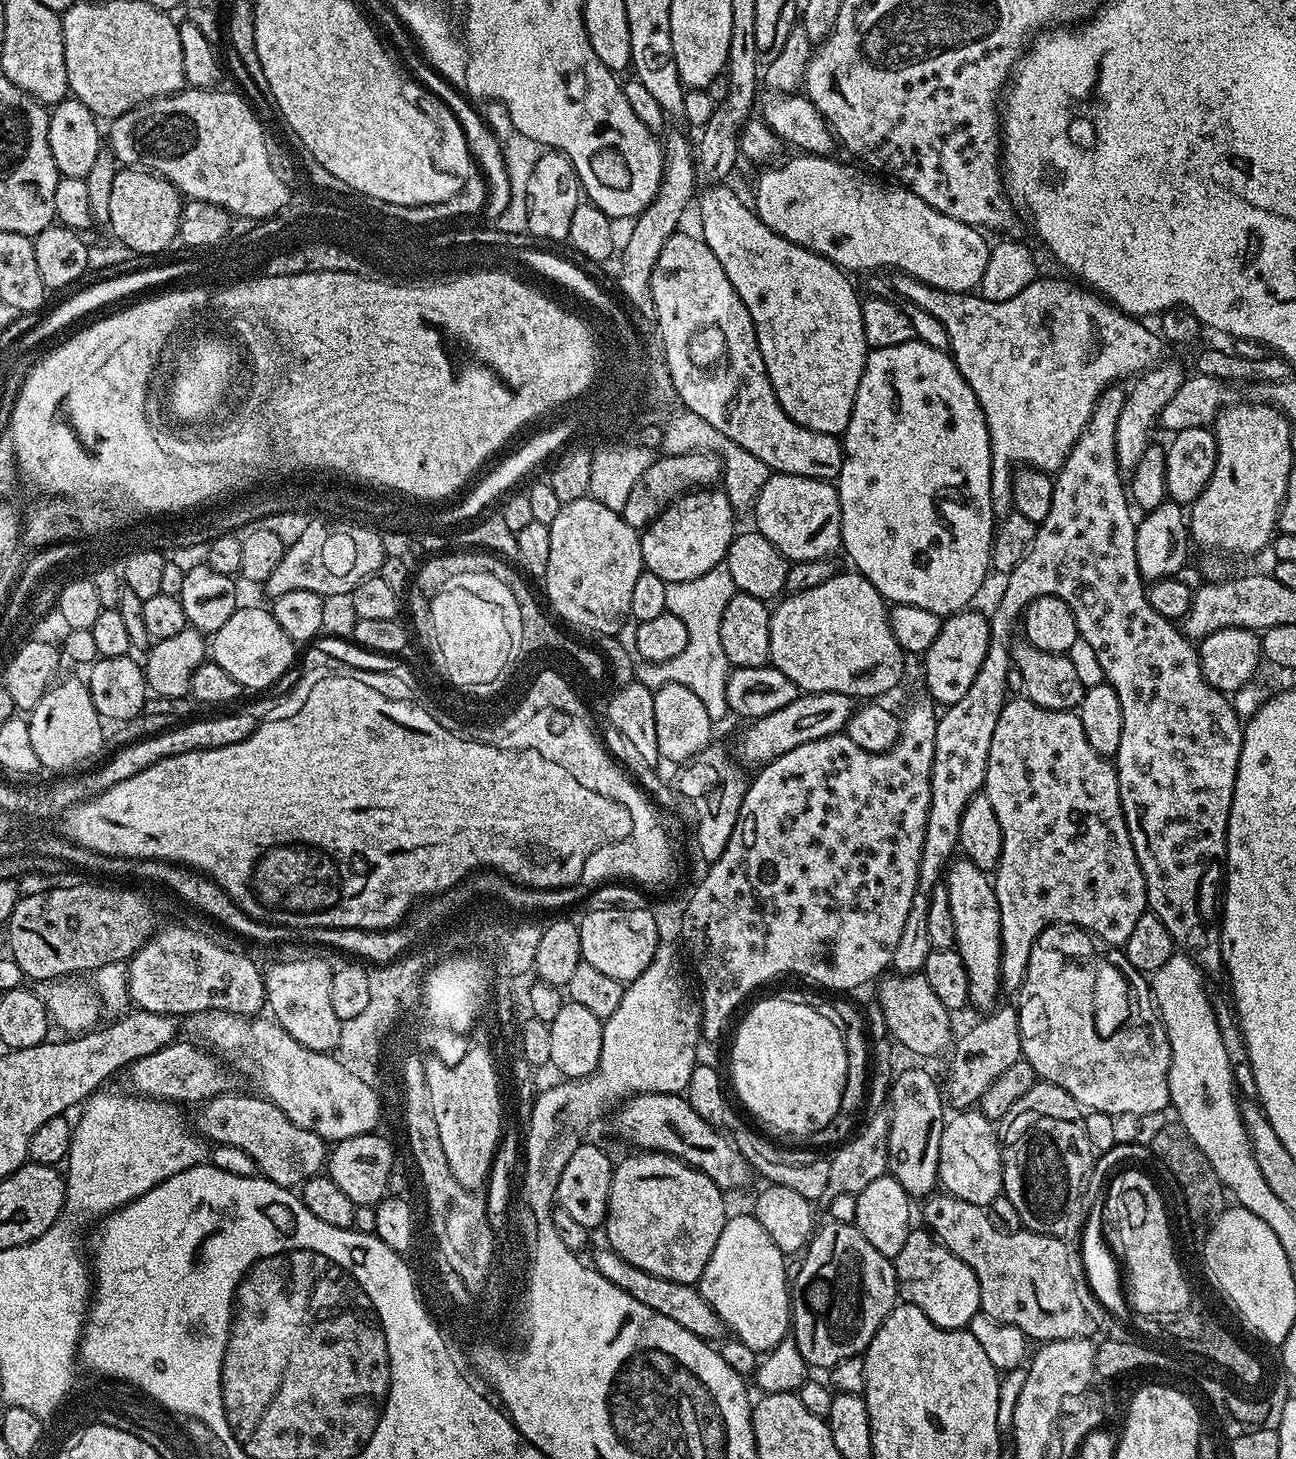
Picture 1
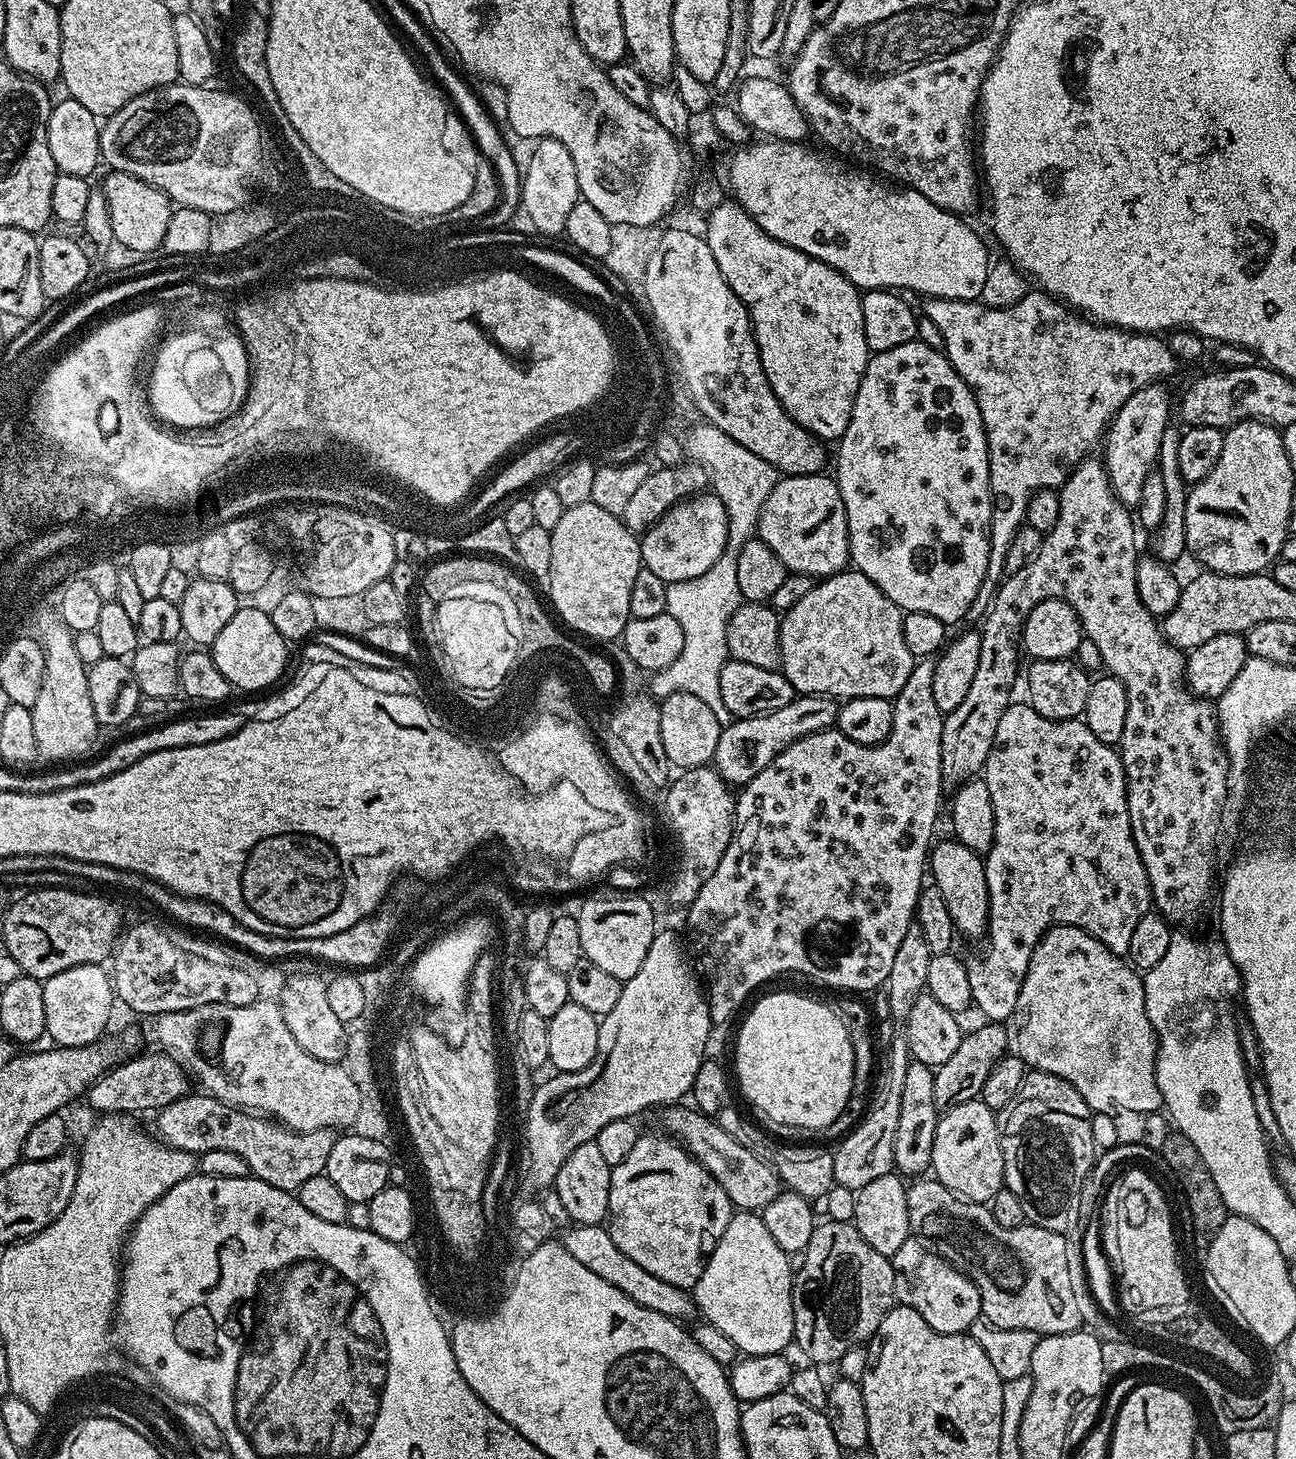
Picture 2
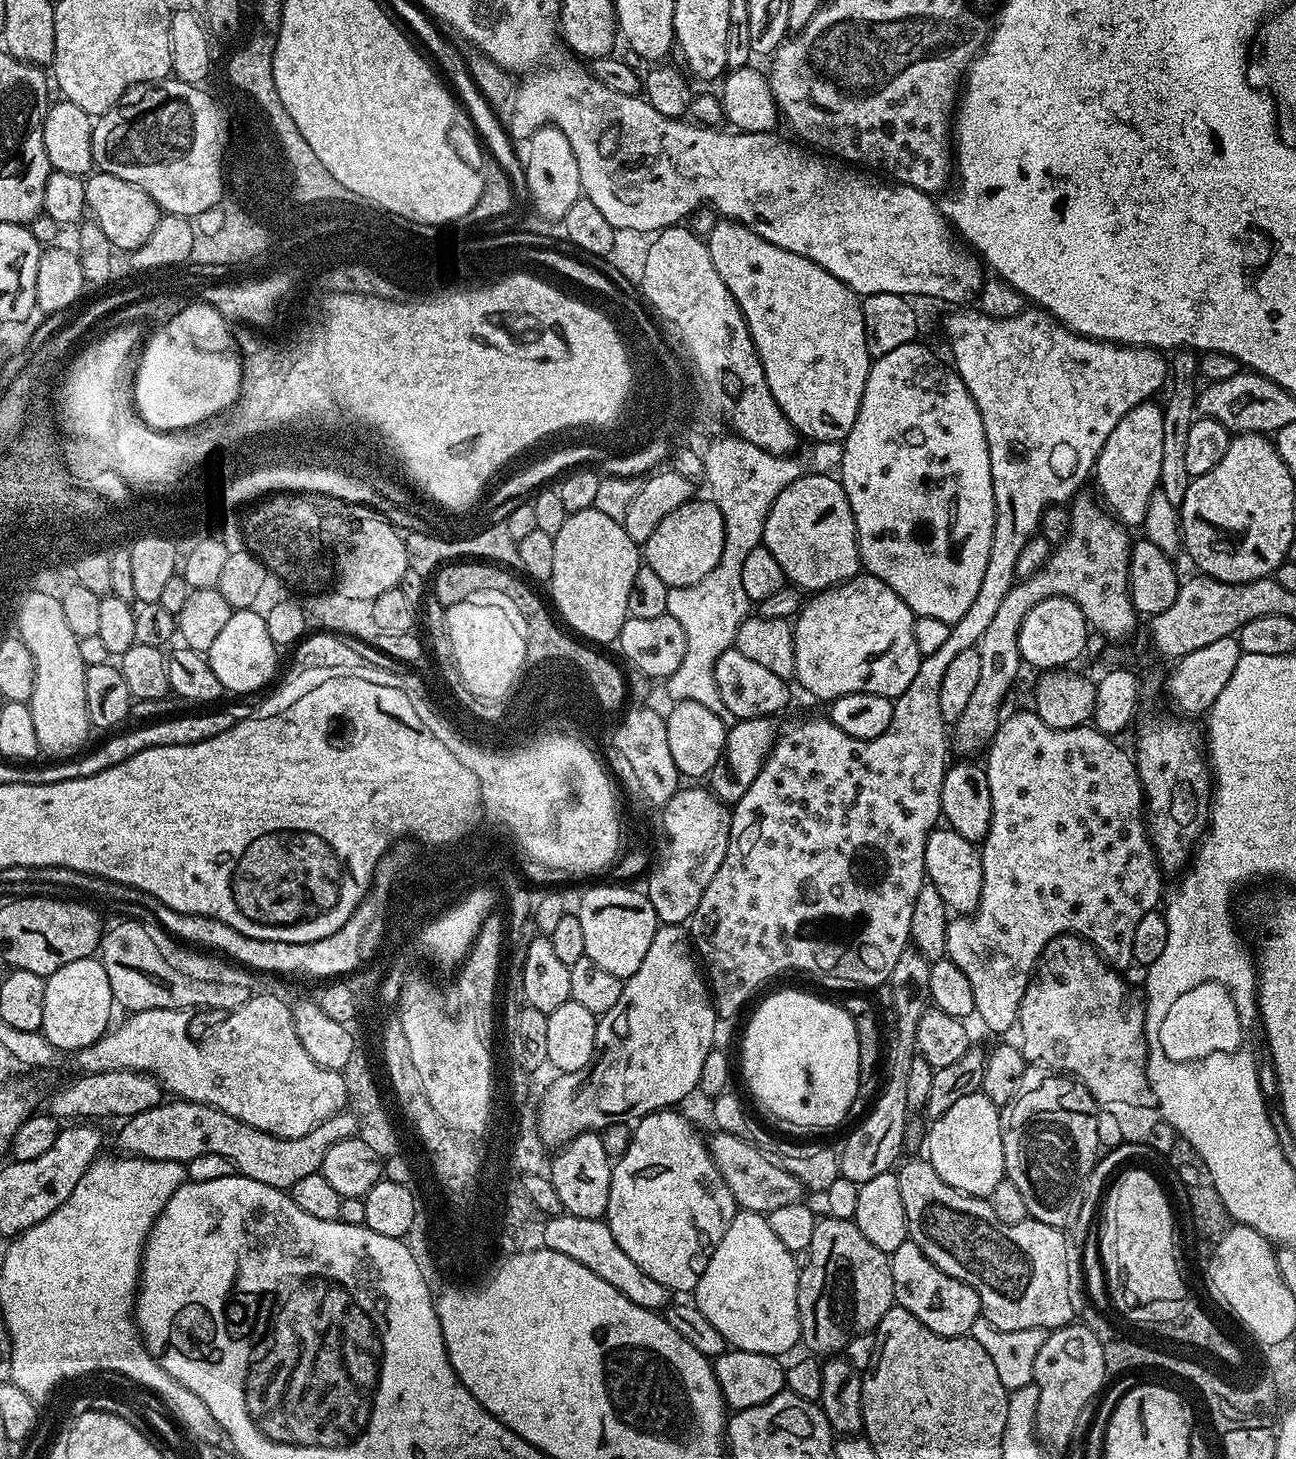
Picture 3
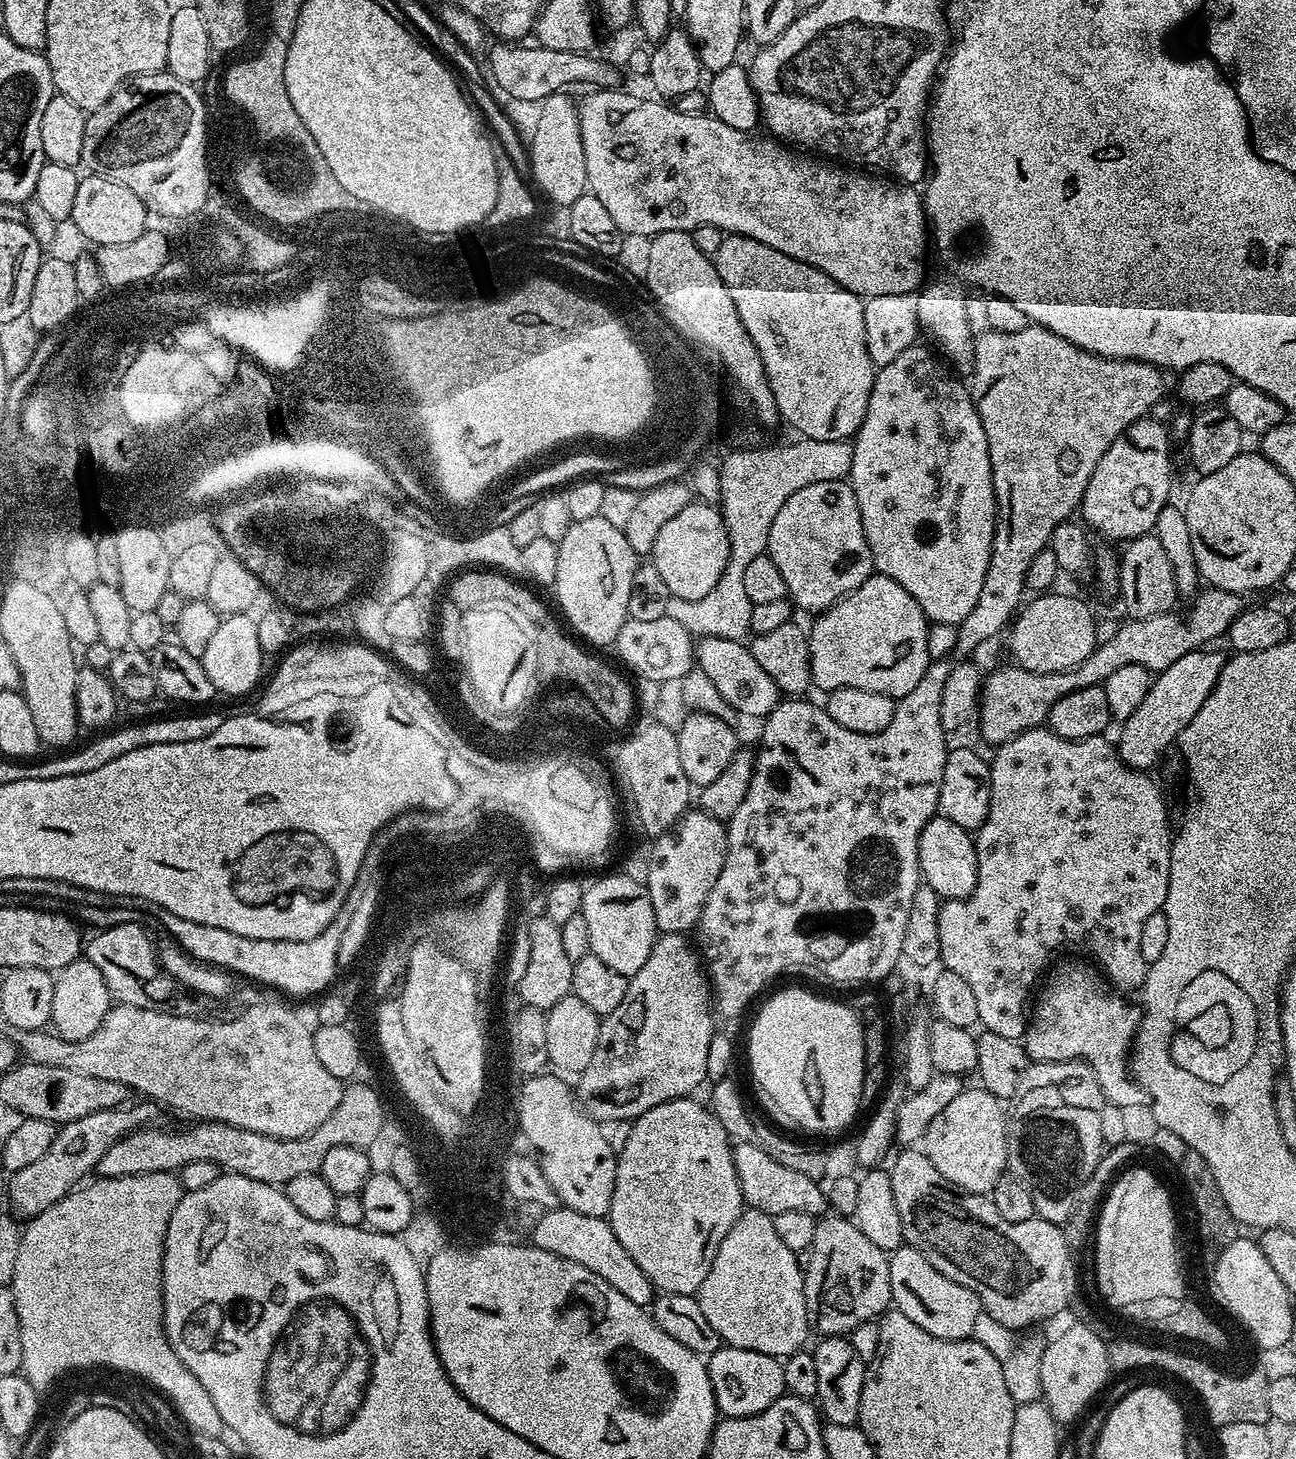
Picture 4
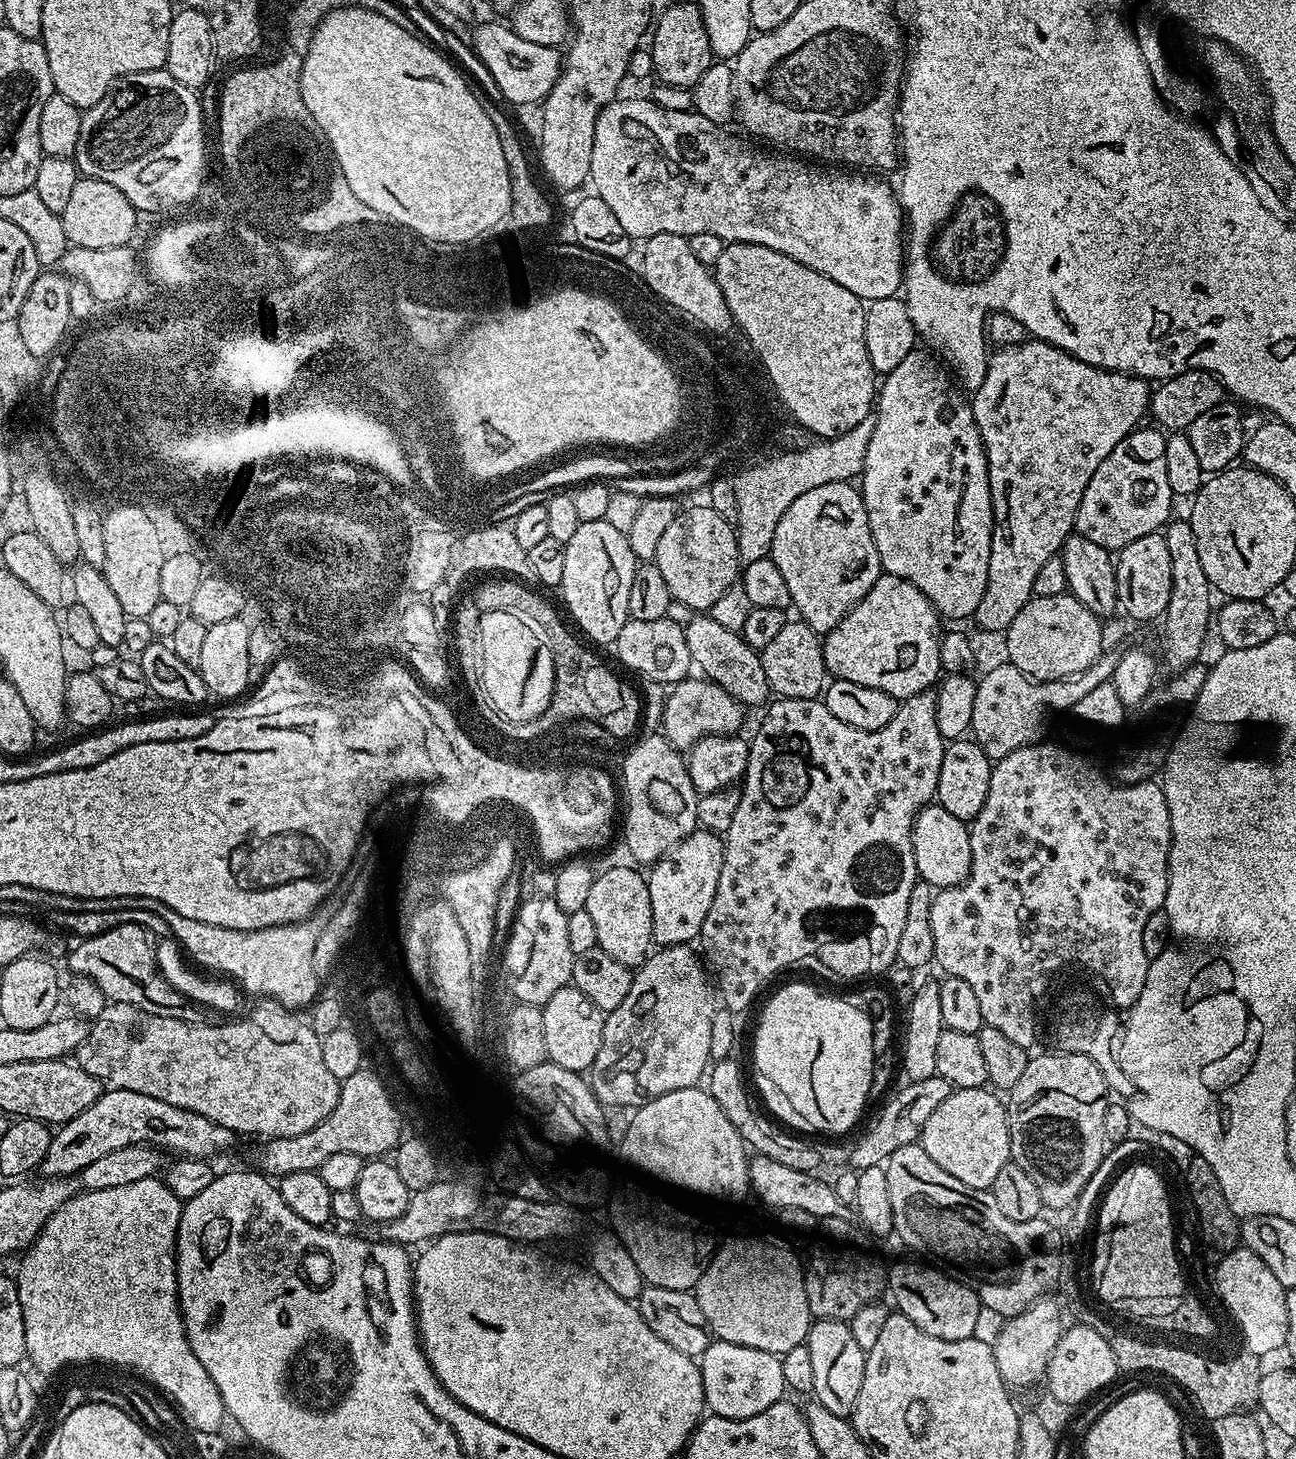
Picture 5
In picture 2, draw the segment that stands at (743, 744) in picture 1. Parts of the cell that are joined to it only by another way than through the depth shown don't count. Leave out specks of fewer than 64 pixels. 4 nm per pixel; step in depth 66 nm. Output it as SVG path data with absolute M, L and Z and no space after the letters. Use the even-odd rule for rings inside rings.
M796 694L786 706L773 712L733 719L731 724L721 727L718 746L714 750L711 763L729 786L746 785L794 742L815 732L829 731L835 725L837 711L838 704L833 697Z

